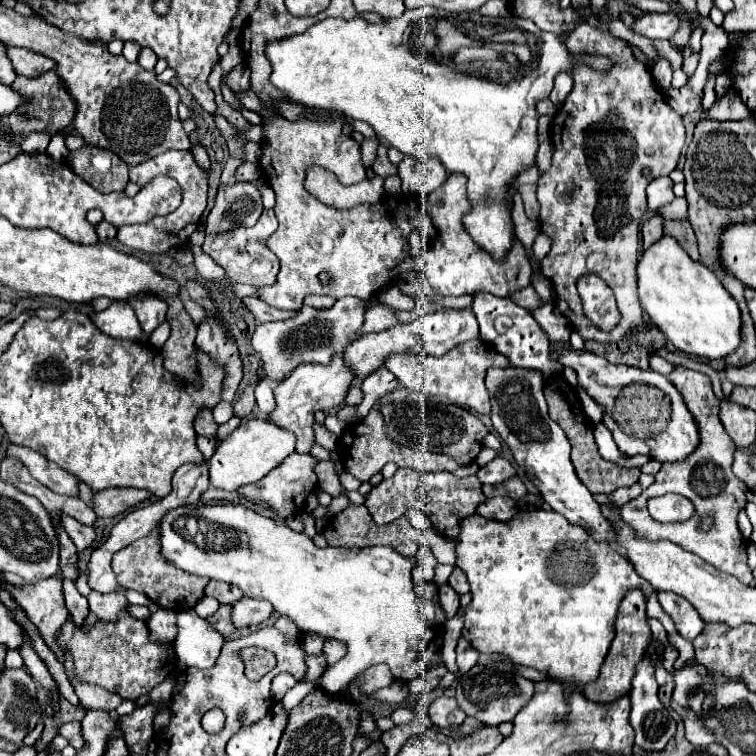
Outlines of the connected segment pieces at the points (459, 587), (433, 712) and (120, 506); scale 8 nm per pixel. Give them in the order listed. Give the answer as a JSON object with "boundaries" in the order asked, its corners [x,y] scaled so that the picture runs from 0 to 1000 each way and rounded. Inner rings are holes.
{"boundaries":[[[[601,750],[593,771],[595,771],[595,776],[598,776],[606,787],[614,787],[614,784],[622,782],[622,774],[619,774],[619,769],[616,769],[616,763],[614,763],[614,755],[606,753],[606,750]]],[[[579,922],[571,927],[569,933],[569,948],[571,948],[571,956],[579,959],[579,962],[590,962],[590,964],[603,964],[614,951],[616,951],[616,943],[603,933],[603,925],[601,922]]],[[[135,647],[122,652],[122,673],[130,684],[153,684],[196,657],[190,647]]]]}

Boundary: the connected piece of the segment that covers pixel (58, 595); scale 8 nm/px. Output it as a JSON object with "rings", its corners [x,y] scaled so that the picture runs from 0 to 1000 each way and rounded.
{"rings":[[[66,763],[34,776],[19,776],[13,771],[3,771],[3,776],[19,790],[19,795],[32,806],[34,816],[48,827],[61,856],[74,866],[74,872],[79,872],[82,858],[74,853],[74,837],[90,819],[79,769]]]}

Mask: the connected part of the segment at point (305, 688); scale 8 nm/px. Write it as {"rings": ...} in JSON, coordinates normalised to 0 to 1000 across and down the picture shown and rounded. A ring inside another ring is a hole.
{"rings":[[[421,898],[418,903],[392,903],[392,906],[370,925],[370,933],[373,933],[373,938],[376,938],[376,946],[381,948],[384,940],[386,940],[410,914],[415,914],[421,903],[423,903],[423,898]]]}

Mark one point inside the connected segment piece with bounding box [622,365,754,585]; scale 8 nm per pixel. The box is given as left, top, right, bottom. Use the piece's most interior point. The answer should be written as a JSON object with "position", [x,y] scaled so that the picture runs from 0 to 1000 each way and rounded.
{"position":[934,632]}

